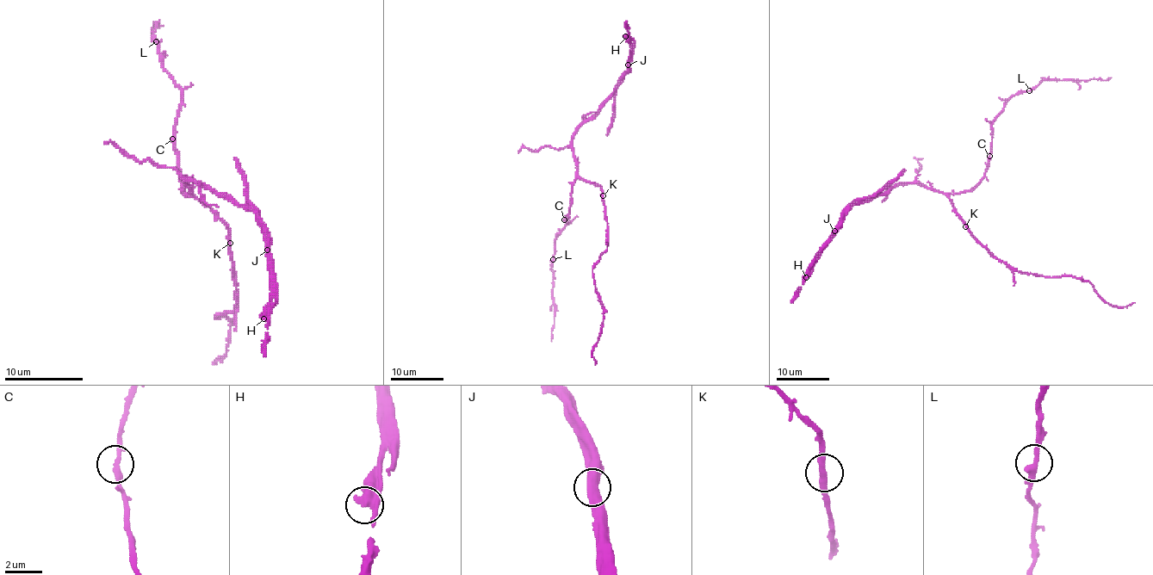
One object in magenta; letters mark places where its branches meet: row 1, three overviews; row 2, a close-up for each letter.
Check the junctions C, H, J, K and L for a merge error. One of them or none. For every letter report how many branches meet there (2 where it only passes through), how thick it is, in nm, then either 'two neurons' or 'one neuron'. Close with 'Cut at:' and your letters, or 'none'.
C: 2 | 280 nm | one neuron
H: 2 | 550 nm | one neuron
J: 2 | 550 nm | two neurons
K: 2 | 340 nm | one neuron
L: 2 | 340 nm | one neuron
Cut at: J

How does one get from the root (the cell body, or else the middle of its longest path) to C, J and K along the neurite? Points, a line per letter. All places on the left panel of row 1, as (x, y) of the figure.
C: (201, 203), (182, 191), (179, 157), (173, 145), (173, 138)
J: (201, 203), (193, 194), (185, 179), (208, 185), (234, 203), (246, 205), (257, 217), (268, 250)
K: (201, 203), (205, 203), (228, 228), (230, 242)

